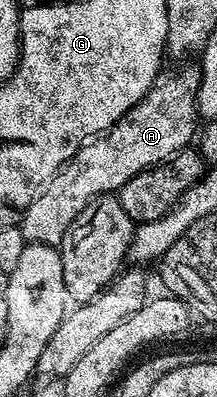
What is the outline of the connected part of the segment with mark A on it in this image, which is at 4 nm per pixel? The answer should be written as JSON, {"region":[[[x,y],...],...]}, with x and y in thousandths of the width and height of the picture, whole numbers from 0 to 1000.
{"region":[[[889,161],[853,176],[797,174],[770,184],[710,204],[677,239],[659,239],[604,280],[571,285],[507,325],[392,358],[359,385],[263,428],[111,529],[88,574],[120,610],[276,620],[304,572],[424,496],[535,489],[567,461],[641,431],[696,426],[876,373],[871,353],[885,345],[894,353],[917,325],[908,234],[926,224],[926,176]]]}

